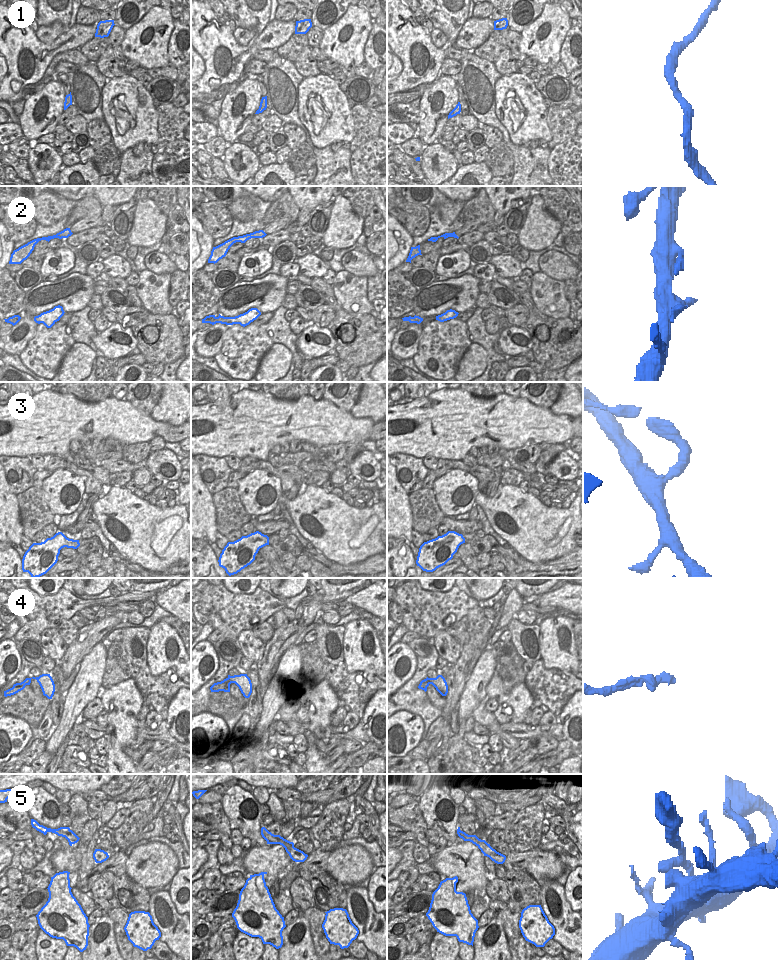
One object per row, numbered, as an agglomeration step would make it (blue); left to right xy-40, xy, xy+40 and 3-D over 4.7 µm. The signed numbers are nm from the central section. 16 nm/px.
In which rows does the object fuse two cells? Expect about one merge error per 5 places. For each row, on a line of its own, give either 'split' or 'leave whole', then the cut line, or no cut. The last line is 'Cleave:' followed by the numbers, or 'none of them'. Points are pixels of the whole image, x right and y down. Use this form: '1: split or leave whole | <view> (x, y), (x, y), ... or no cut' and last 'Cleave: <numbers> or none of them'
1: leave whole | no cut
2: leave whole | no cut
3: leave whole | no cut
4: leave whole | no cut
5: leave whole | no cut
Cleave: none of them

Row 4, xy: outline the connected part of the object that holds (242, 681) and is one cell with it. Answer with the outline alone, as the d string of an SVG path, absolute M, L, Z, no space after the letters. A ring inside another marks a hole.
M240 674L234 676L228 675L228 677L223 681L214 683L210 687L210 690L211 692L219 692L219 691L230 692L231 683L235 683L239 687L241 693L245 698L250 697L252 693L252 683L247 674Z

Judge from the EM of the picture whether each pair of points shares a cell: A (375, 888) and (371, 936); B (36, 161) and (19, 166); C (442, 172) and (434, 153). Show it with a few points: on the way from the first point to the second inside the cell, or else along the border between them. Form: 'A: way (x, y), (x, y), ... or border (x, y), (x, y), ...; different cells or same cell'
A: border (366, 888), (368, 899), (376, 912); different cells
B: border (26, 159), (28, 168), (33, 175); different cells
C: way (440, 167), (438, 155); same cell

